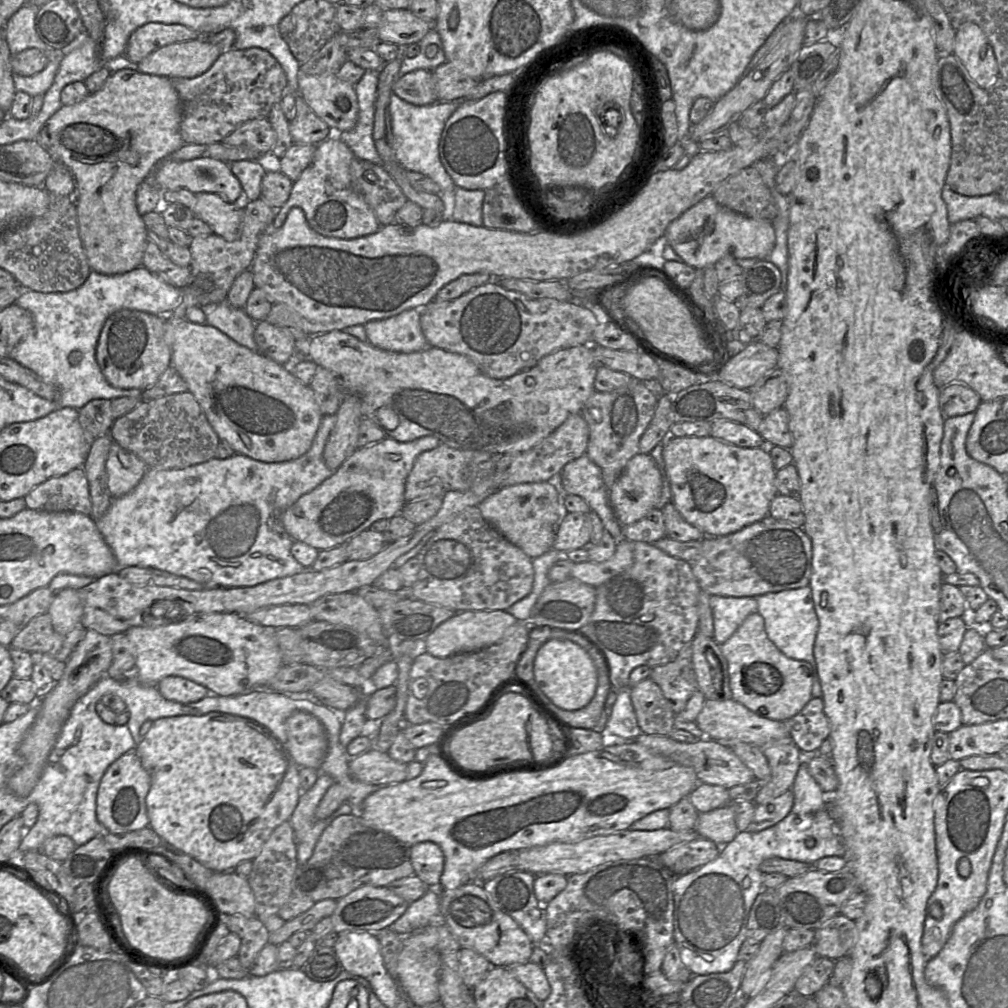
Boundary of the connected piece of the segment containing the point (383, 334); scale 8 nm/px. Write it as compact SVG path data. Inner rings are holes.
M410 308L394 316L364 324L367 341L382 350L412 353L429 347L420 324L420 309Z

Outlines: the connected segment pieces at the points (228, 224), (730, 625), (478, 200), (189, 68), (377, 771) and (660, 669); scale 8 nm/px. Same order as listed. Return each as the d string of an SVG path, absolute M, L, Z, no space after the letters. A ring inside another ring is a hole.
M201 192L196 195L195 207L191 210L195 217L206 222L216 234L227 241L234 241L240 234L244 210L250 203L242 195L233 203L226 202L214 193Z
M710 595L714 640L725 643L751 614L758 612L756 597Z
M456 188L454 193L452 220L476 227L483 226L482 205L485 191Z
M199 37L152 52L137 64L138 71L168 78L193 78L206 72L222 53L205 37Z
M376 749L349 759L349 770L358 780L373 785L390 785L406 780L408 764L393 760Z
M686 644L674 660L652 667L649 677L660 687L674 714L679 713L698 690L691 644Z

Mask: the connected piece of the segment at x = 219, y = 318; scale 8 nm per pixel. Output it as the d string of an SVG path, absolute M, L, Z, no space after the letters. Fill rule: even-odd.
M226 300L210 303L201 307L206 317L206 324L217 328L239 345L257 351L254 340L255 321L244 308L235 308Z

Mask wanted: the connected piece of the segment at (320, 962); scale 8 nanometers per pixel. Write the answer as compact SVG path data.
M317 944L302 970L310 979L326 982L335 979L344 969L333 948Z

